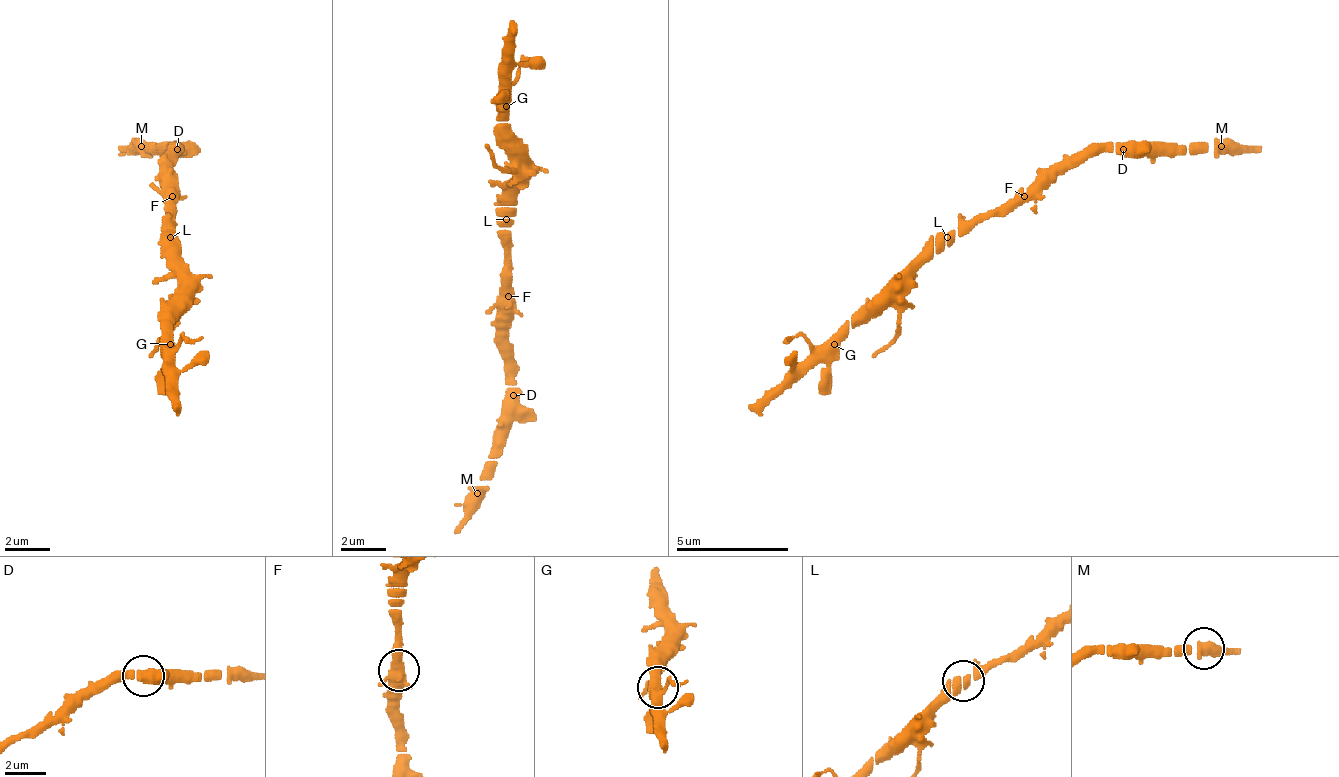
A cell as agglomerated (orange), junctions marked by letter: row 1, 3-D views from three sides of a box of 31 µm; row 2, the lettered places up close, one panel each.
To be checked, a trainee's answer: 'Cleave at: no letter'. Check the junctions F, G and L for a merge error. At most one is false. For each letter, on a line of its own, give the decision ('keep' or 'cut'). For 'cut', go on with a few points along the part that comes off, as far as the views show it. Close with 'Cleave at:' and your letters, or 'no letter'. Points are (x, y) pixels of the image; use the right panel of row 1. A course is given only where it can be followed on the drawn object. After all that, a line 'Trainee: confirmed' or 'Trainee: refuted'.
F: keep
G: keep
L: keep
Cleave at: no letter
Trainee: confirmed

